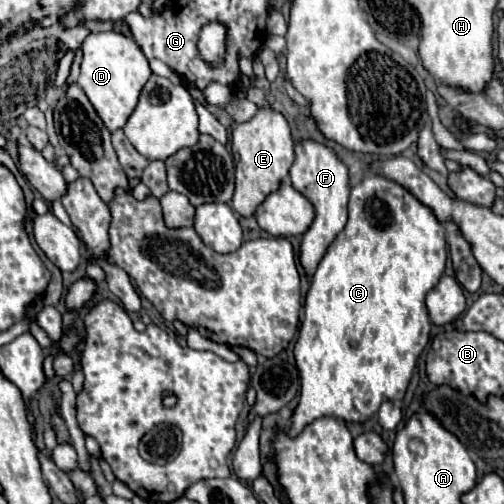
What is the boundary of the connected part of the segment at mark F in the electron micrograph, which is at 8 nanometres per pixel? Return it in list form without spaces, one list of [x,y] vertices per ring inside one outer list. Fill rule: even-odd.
[[[303,140],[295,146],[295,162],[289,170],[289,178],[293,182],[293,188],[301,192],[315,208],[315,220],[301,236],[301,250],[299,250],[299,262],[305,268],[307,276],[311,276],[319,260],[325,256],[327,248],[331,246],[331,242],[337,238],[337,234],[343,230],[347,222],[349,176],[345,164],[335,156],[331,148],[321,146],[313,140]]]

